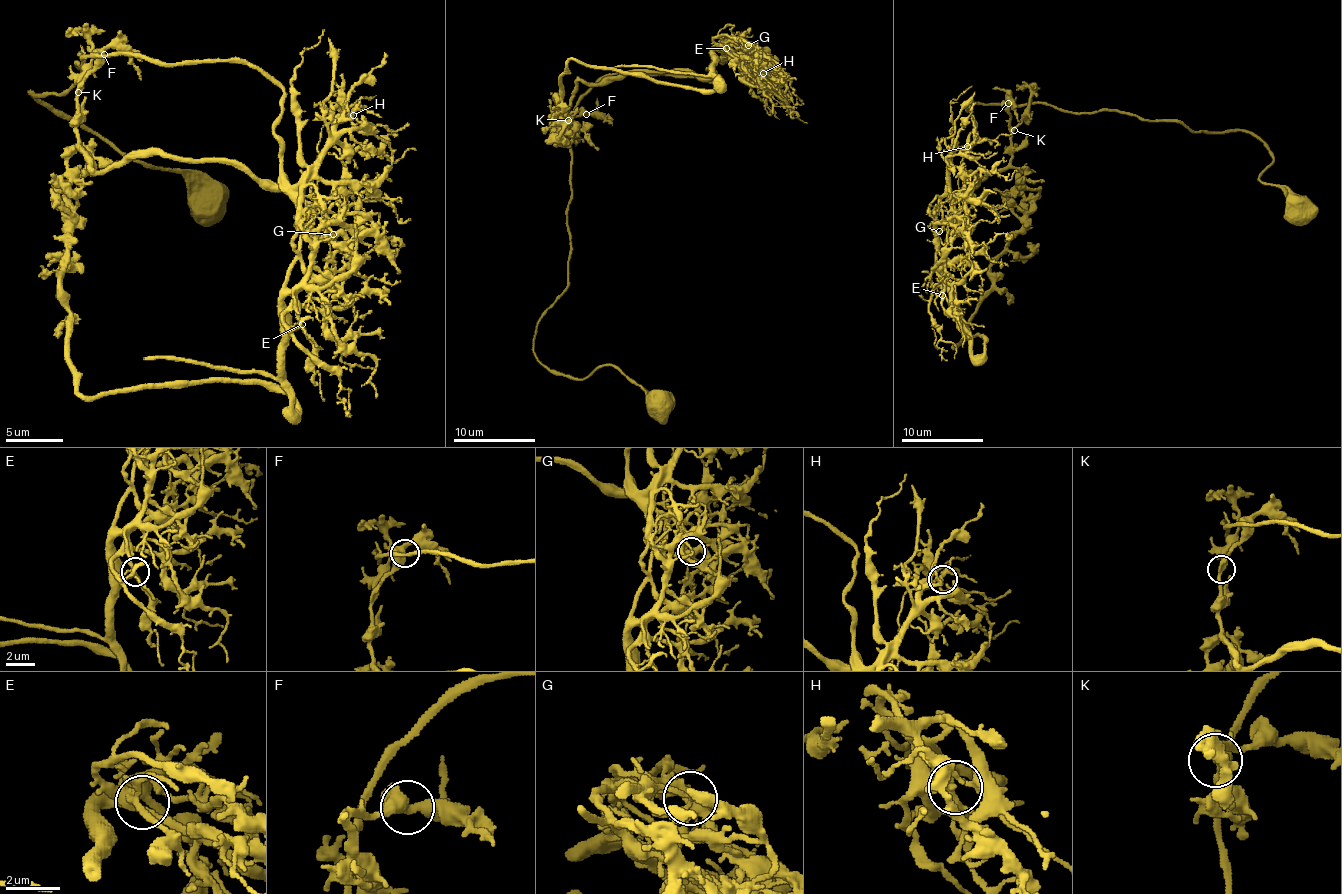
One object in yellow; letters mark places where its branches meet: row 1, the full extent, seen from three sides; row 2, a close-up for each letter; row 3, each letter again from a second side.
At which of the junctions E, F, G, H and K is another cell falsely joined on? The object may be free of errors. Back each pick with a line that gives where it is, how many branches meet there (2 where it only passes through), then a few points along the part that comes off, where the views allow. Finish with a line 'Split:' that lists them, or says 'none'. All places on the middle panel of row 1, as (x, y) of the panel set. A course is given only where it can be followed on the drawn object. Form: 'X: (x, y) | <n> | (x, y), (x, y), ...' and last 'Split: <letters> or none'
G: (748, 45) | 3 | (749, 44), (714, 50), (722, 89), (572, 59), (562, 97), (553, 97), (562, 144), (570, 122)
Split: G

